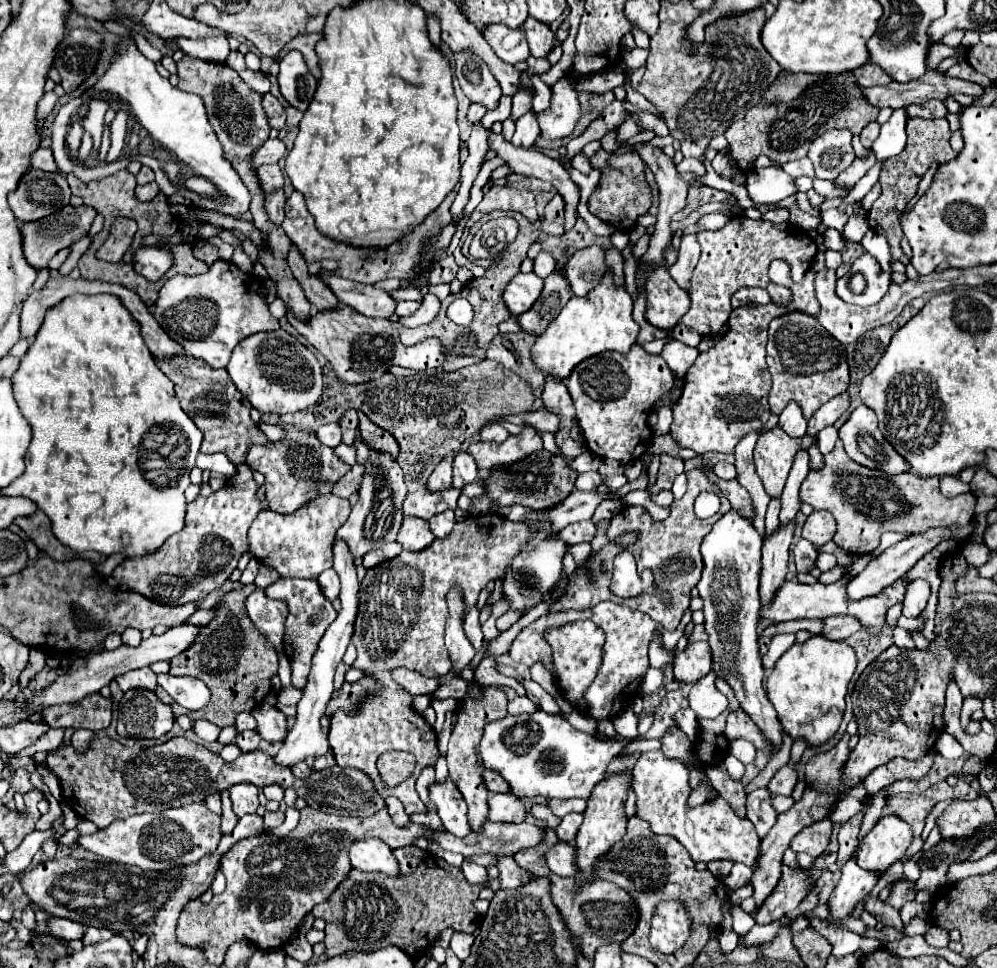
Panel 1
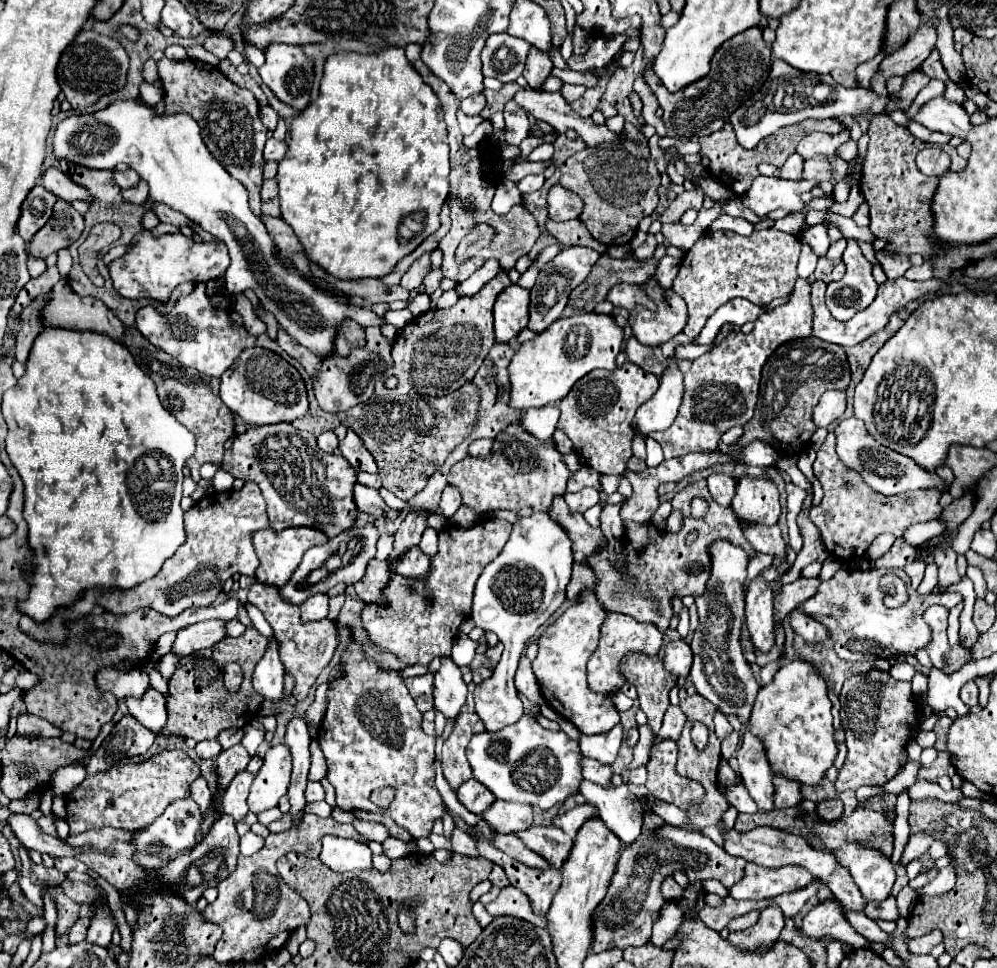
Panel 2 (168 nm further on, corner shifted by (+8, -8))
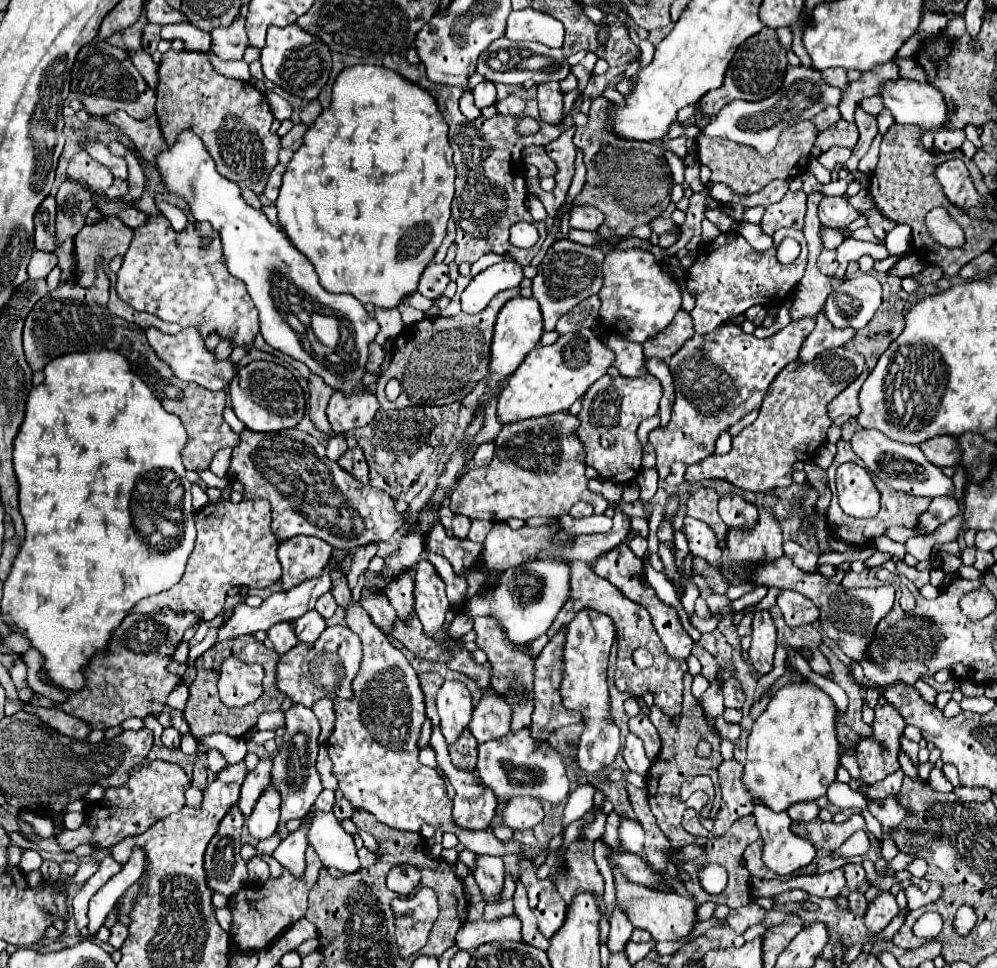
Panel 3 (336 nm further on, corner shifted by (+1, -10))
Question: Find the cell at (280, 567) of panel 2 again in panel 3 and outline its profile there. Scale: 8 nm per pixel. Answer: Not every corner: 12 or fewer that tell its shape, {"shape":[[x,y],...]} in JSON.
{"shape":[[298,535],[278,547],[282,589],[320,577],[332,545]]}

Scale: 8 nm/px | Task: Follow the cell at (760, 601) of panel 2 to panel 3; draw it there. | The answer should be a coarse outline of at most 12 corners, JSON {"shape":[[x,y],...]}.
{"shape":[[768,611],[752,621],[748,657],[756,673],[772,671],[776,627]]}

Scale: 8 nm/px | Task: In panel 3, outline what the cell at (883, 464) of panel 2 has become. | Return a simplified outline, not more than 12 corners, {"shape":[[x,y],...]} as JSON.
{"shape":[[876,429],[852,437],[870,473],[896,491],[954,495],[952,479],[916,445]]}

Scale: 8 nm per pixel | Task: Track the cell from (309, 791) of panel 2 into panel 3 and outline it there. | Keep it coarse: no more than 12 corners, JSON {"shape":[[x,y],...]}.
{"shape":[[324,789],[314,803],[320,811],[332,811],[334,791]]}

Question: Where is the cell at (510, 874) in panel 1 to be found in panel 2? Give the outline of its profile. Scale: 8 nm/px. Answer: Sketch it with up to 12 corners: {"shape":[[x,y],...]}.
{"shape":[[513,885],[501,889],[487,911],[515,915],[547,929],[547,917],[537,915],[529,897]]}

